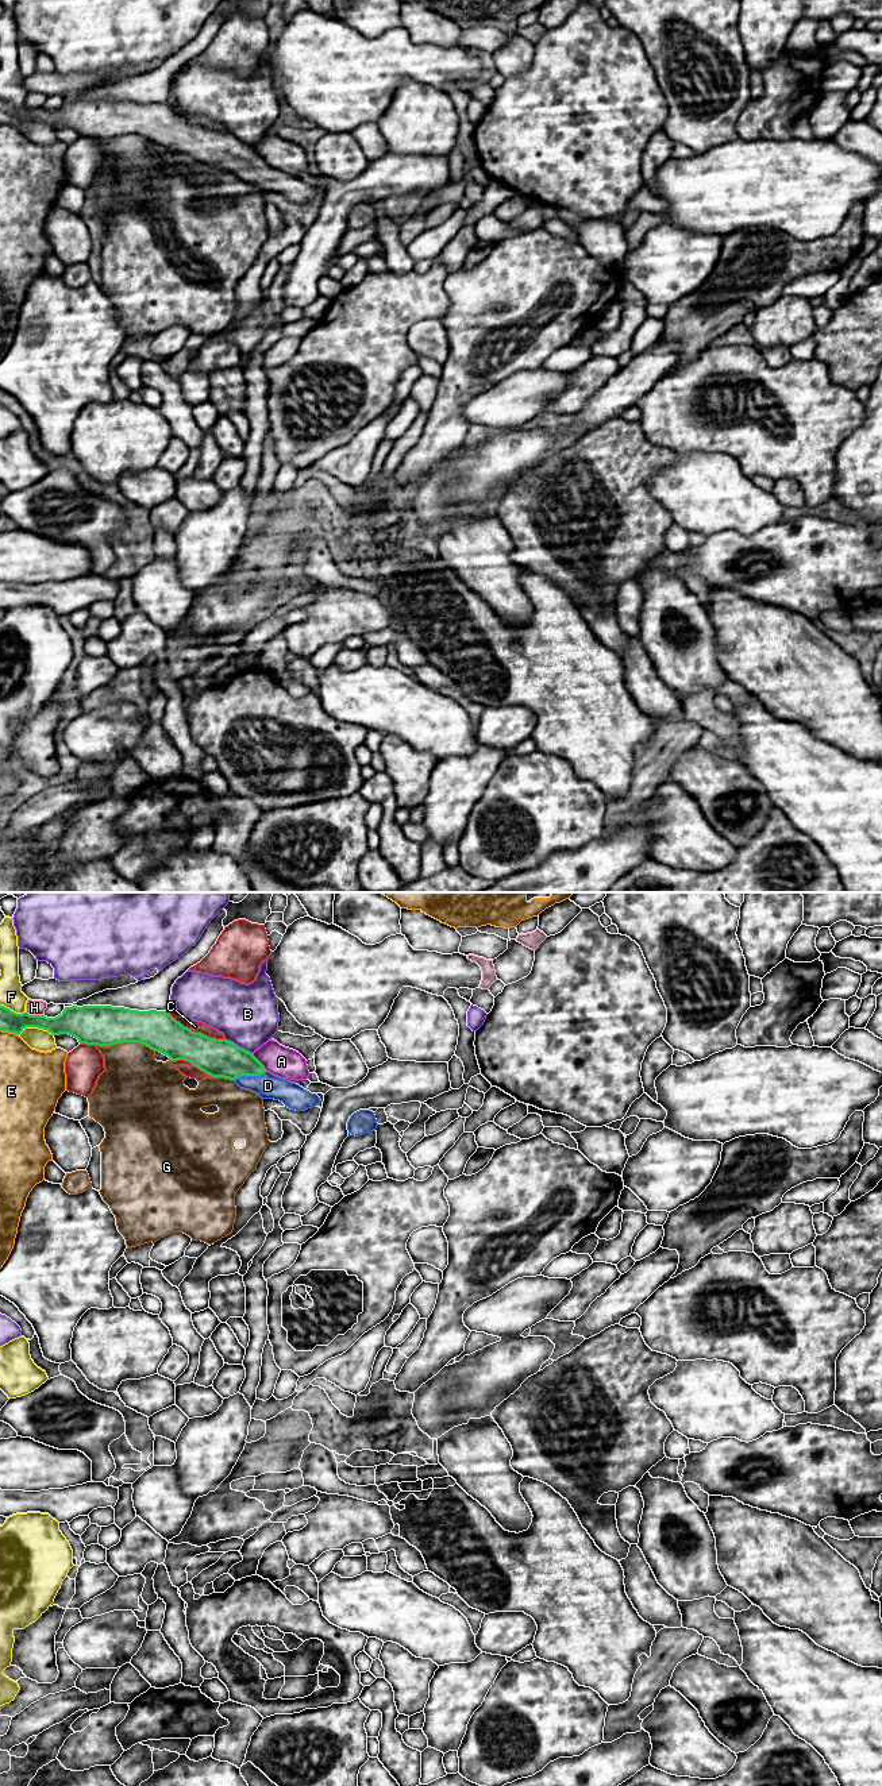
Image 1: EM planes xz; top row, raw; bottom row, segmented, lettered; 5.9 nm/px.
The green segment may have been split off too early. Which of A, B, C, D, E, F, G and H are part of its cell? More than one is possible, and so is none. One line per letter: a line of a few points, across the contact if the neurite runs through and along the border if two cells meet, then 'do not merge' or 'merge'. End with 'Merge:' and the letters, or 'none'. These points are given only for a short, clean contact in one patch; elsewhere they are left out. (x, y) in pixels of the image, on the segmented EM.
A: do not merge
B: do not merge
C: do not merge
D: xz (216, 1057), (241, 1065), (250, 1075), (268, 1086) | merge
E: do not merge
F: do not merge
G: do not merge
H: do not merge
Merge: D

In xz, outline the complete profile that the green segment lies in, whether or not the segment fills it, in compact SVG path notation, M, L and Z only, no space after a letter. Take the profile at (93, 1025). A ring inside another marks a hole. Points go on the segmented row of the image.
M0 1006L0 1030L19 1035L26 1027L69 1034L80 1044L111 1046L139 1042L167 1056L185 1060L212 1077L234 1080L240 1088L274 1099L285 1107L305 1111L321 1100L296 1083L271 1075L253 1056L231 1041L209 1038L177 1022L167 1011L138 1011L112 1006L72 1006L61 1015L16 1014Z

